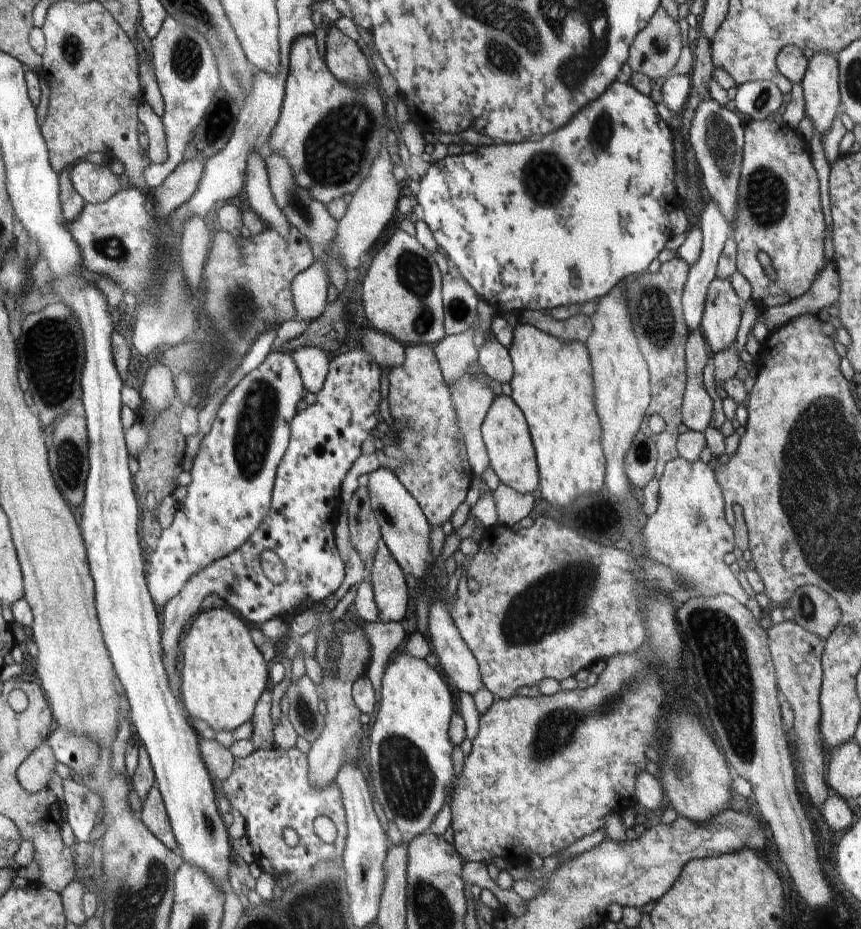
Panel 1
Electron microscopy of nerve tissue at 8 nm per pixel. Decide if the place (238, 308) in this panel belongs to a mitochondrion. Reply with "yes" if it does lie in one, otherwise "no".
yes

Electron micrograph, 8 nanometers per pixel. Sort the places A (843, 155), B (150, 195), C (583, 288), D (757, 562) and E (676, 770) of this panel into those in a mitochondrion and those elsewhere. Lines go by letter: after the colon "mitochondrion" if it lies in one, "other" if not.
A: other
B: other
C: other
D: other
E: mitochondrion

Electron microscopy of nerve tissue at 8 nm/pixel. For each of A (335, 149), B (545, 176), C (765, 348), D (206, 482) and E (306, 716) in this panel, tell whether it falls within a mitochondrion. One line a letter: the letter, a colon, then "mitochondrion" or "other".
A: mitochondrion
B: mitochondrion
C: other
D: other
E: mitochondrion

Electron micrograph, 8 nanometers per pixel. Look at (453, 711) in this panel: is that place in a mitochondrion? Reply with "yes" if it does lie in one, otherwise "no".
no

